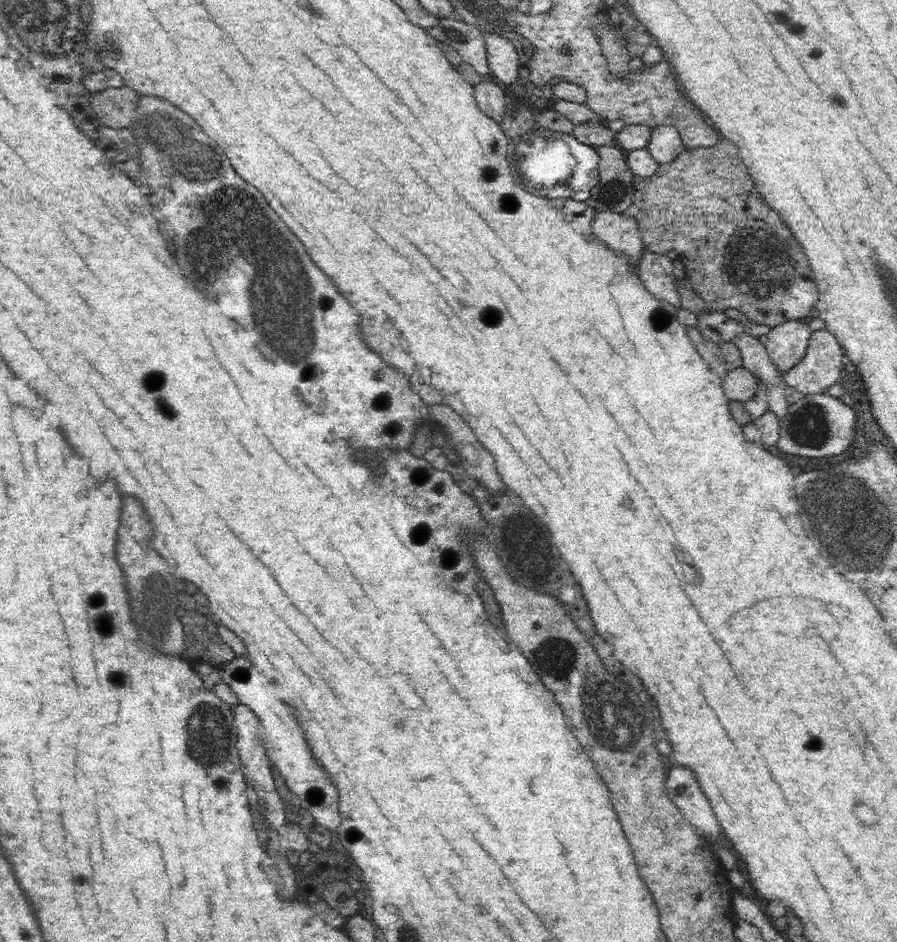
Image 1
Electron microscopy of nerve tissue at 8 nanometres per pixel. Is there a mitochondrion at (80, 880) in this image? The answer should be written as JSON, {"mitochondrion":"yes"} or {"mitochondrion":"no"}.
{"mitochondrion":"no"}

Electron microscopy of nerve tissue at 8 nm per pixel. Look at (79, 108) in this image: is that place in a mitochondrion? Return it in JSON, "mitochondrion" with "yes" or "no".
{"mitochondrion":"no"}

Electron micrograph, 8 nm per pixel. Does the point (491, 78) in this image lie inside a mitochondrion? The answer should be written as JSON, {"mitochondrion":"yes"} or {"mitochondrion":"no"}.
{"mitochondrion":"no"}

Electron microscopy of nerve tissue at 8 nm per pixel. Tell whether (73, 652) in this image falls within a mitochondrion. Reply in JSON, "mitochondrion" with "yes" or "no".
{"mitochondrion":"no"}

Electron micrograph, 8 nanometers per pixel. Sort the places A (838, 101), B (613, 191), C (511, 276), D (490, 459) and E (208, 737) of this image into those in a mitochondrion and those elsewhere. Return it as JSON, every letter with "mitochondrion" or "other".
{"A":"other","B":"mitochondrion","C":"other","D":"other","E":"mitochondrion"}

